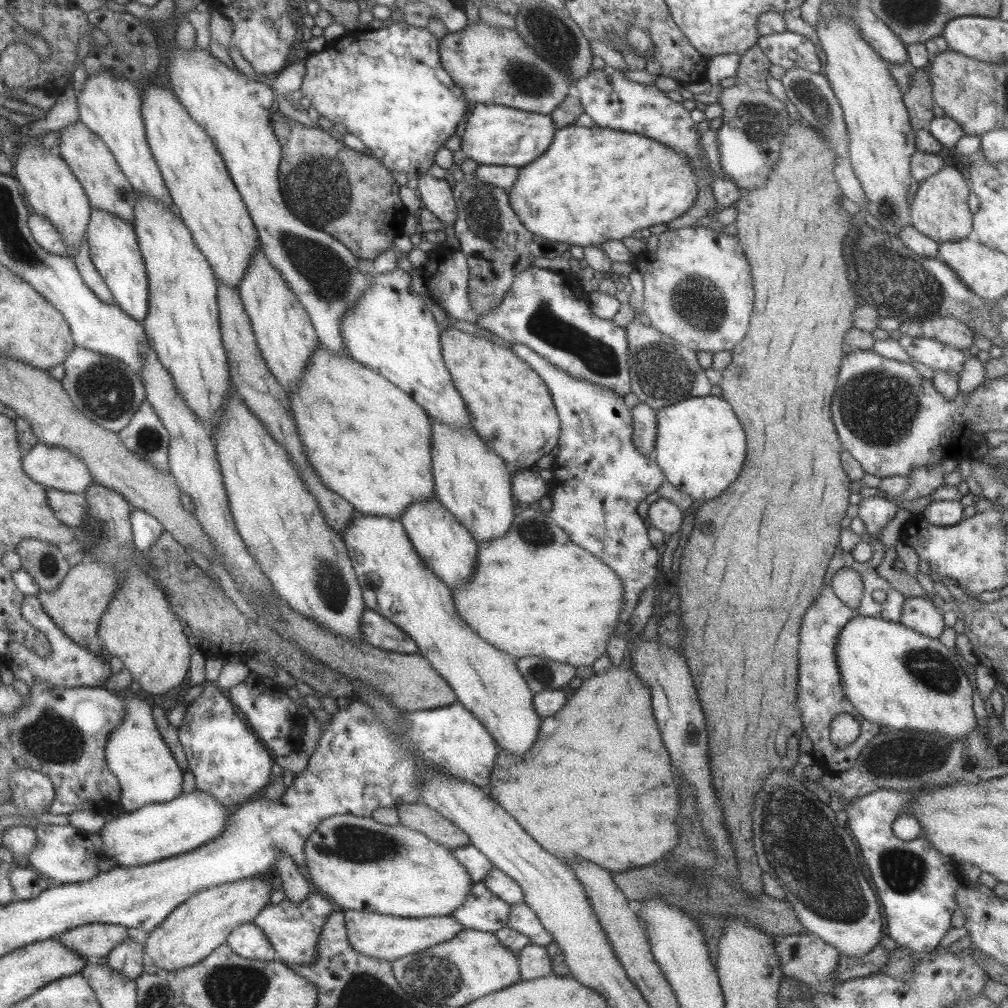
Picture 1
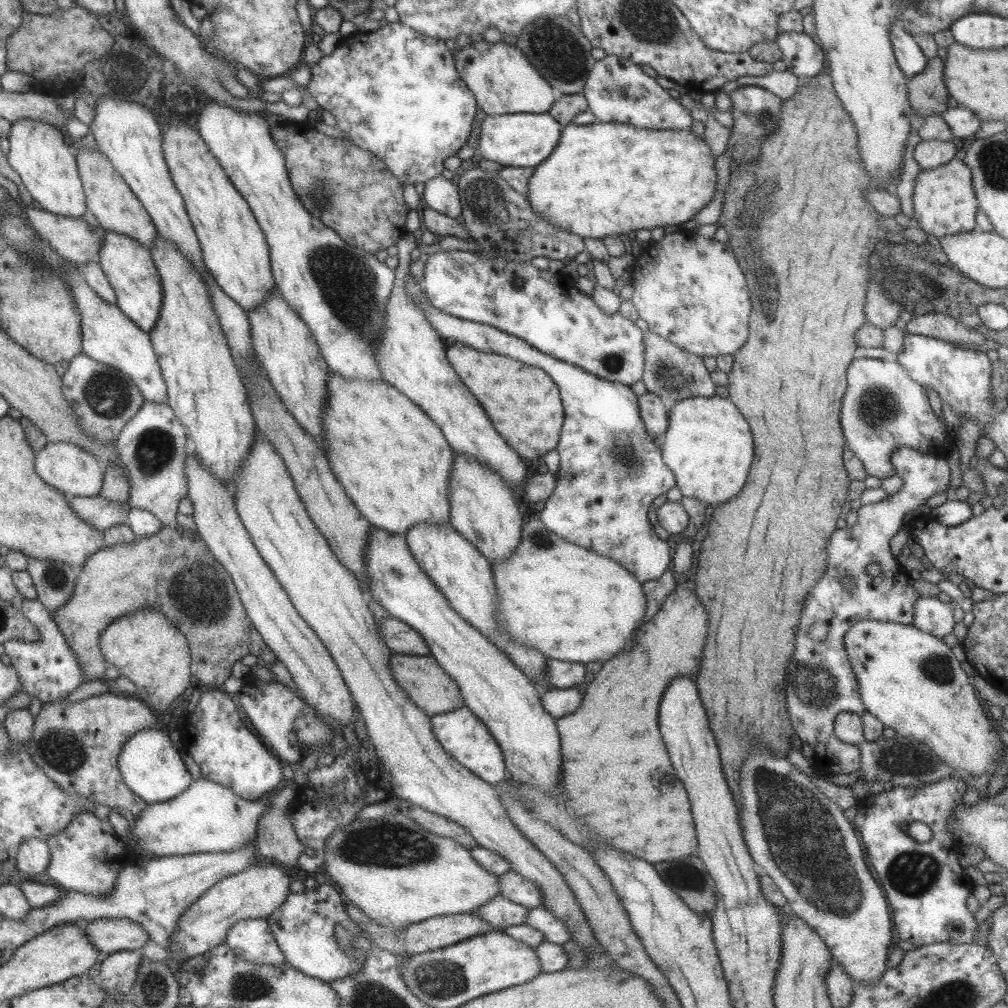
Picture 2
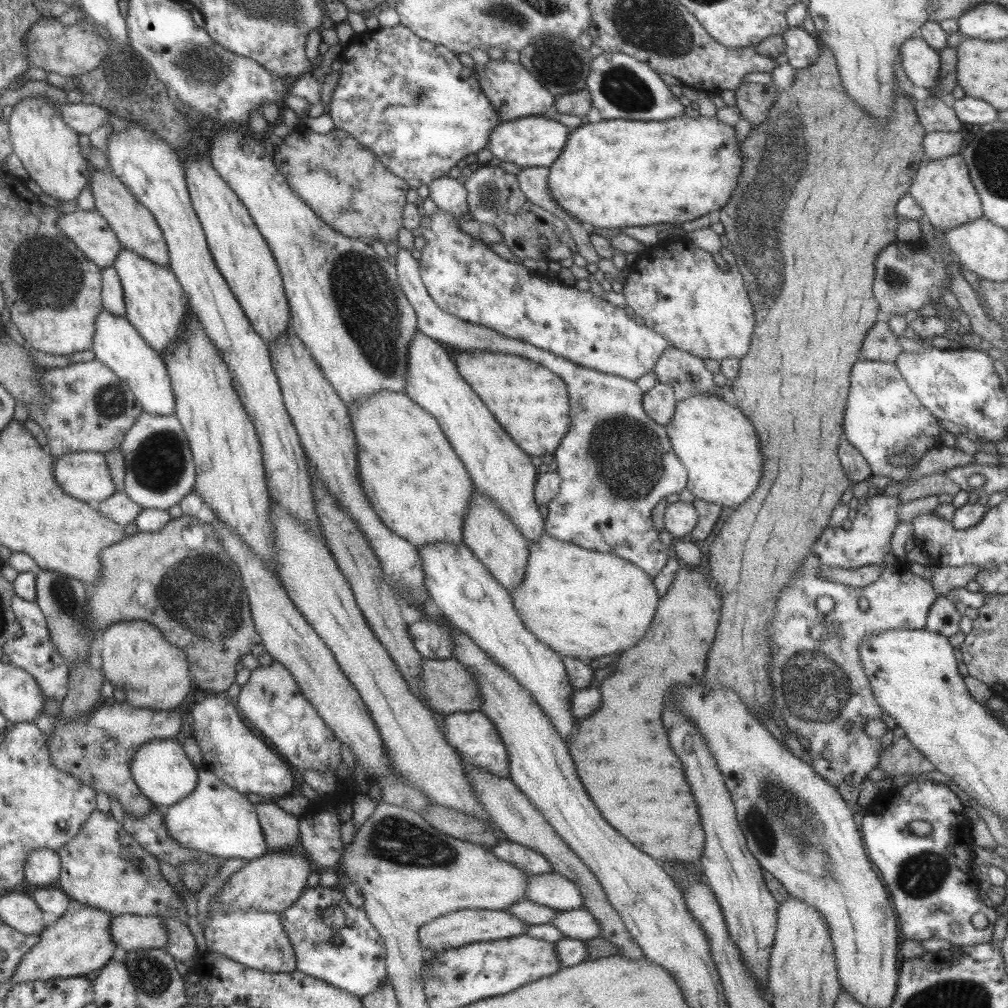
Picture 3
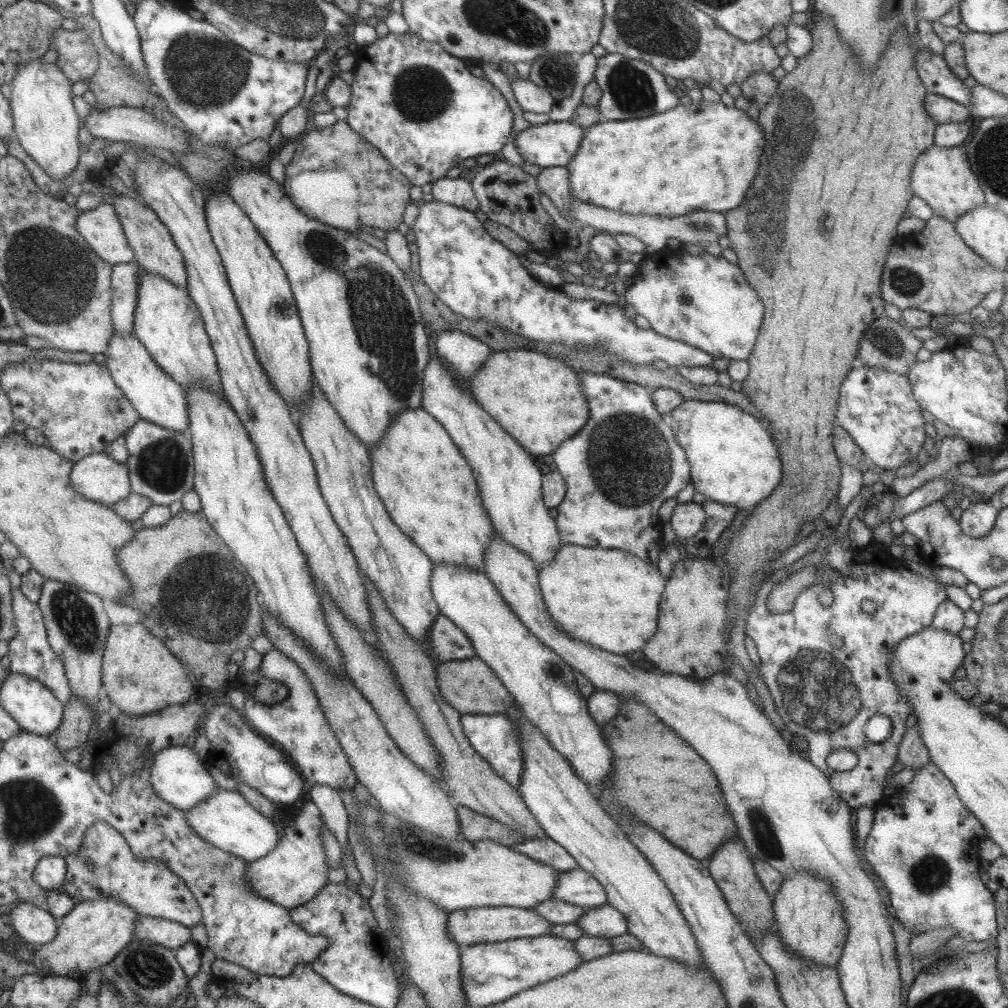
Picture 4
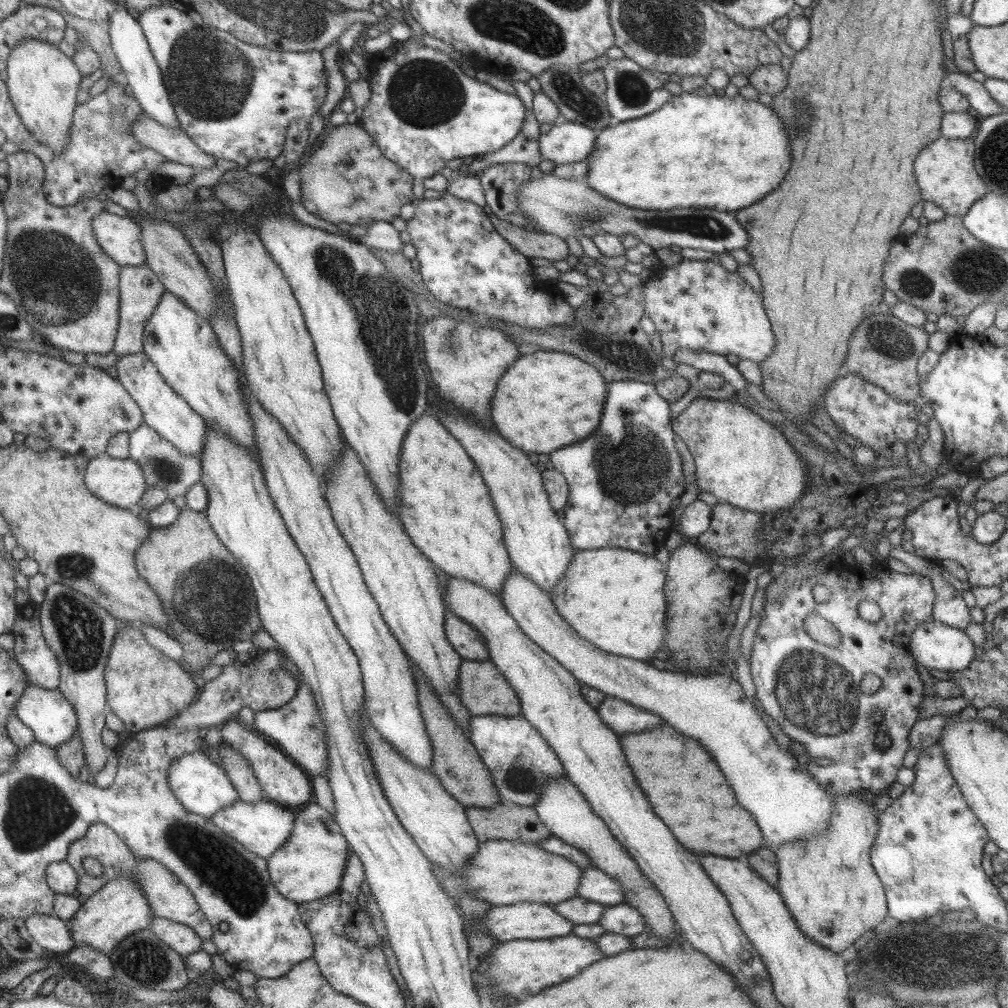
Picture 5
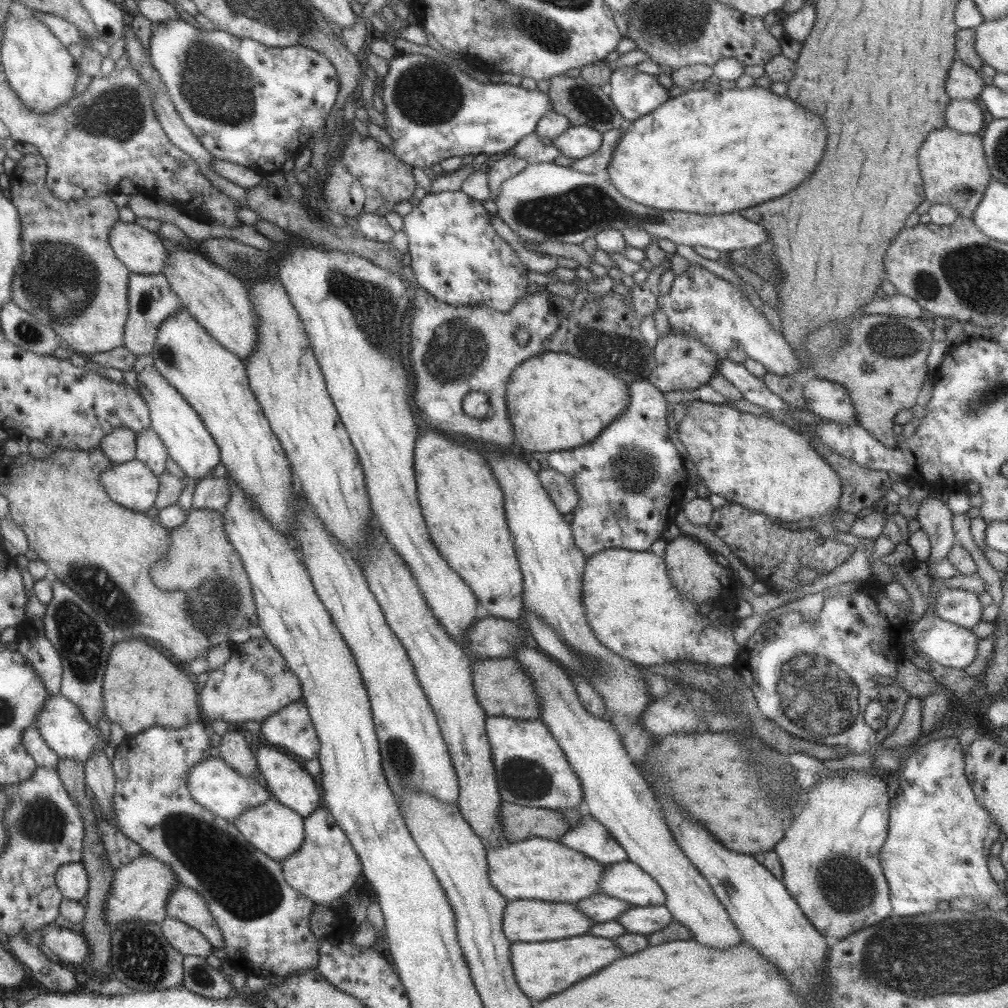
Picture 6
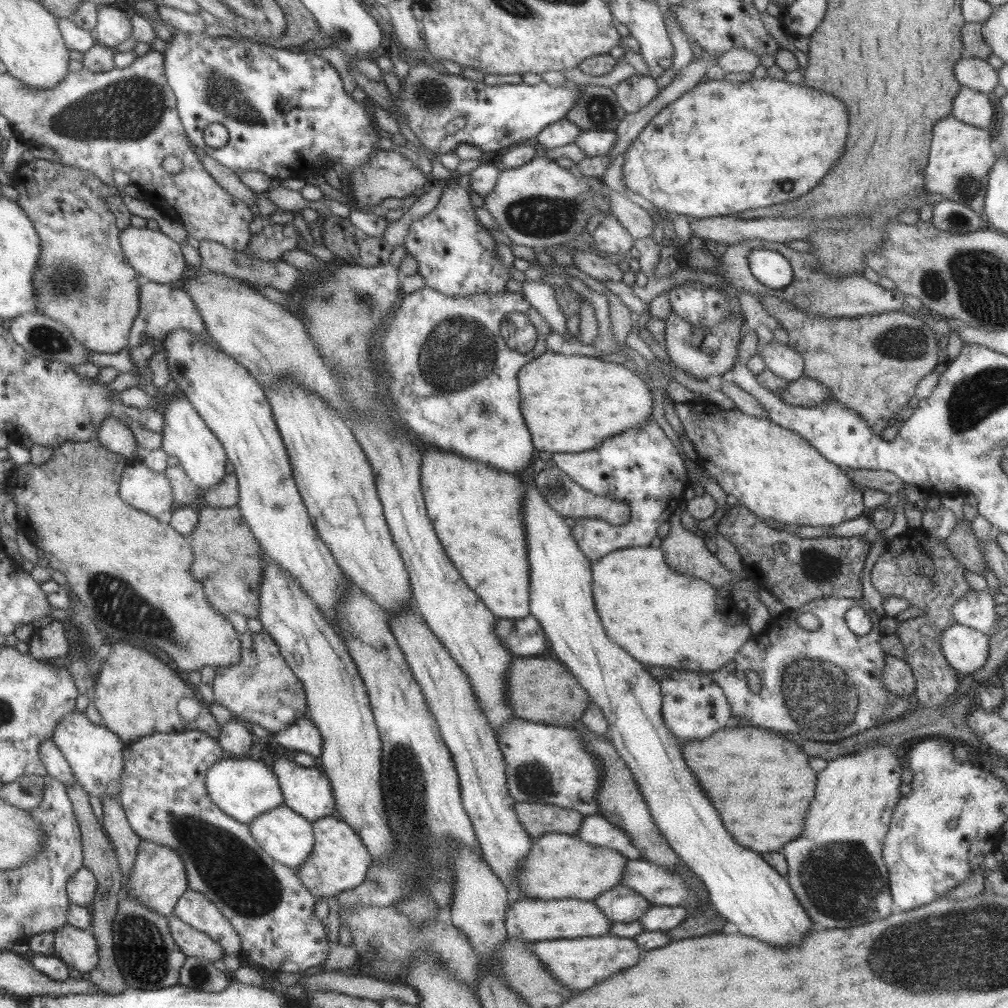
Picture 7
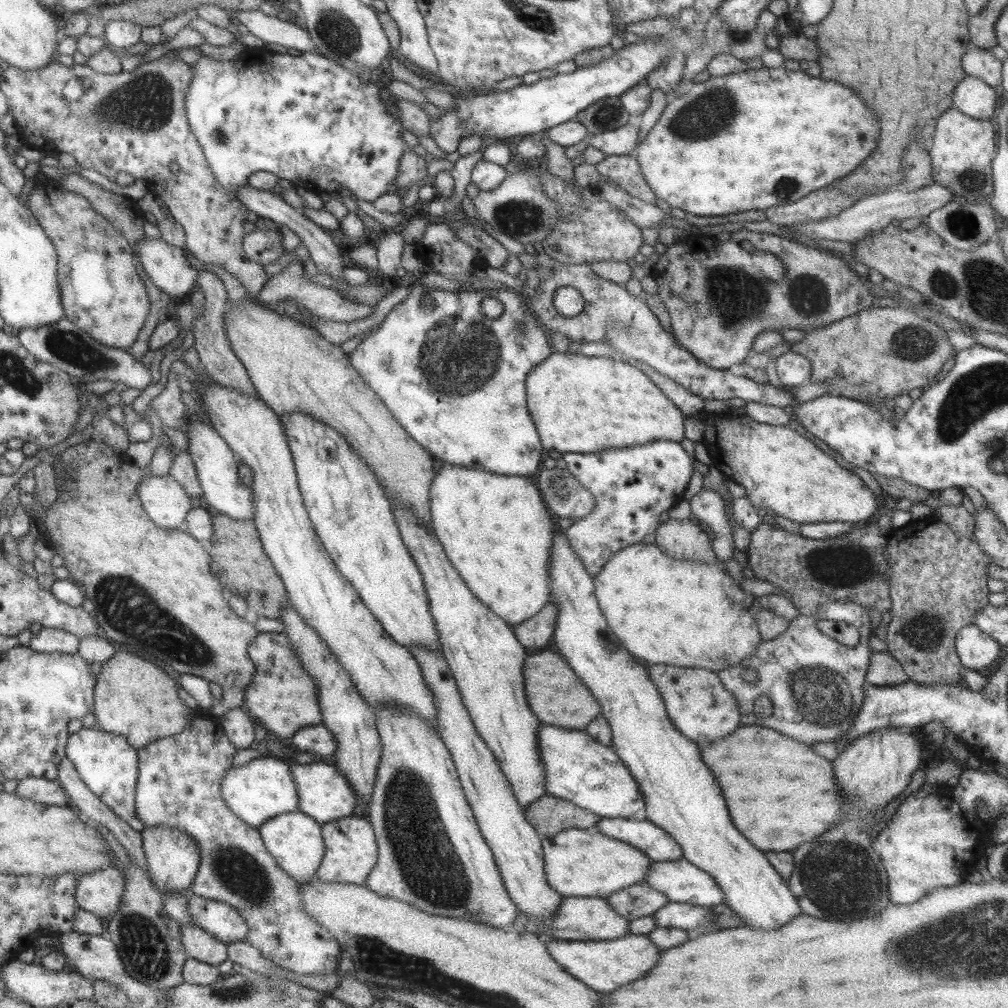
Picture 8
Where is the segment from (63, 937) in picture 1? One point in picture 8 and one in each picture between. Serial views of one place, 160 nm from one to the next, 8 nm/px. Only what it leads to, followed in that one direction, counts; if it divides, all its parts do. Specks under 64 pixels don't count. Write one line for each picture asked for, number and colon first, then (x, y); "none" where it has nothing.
2: (110, 935)
3: (129, 932)
4: (172, 935)
5: (179, 937)
6: (187, 941)
7: (192, 942)
8: (197, 944)

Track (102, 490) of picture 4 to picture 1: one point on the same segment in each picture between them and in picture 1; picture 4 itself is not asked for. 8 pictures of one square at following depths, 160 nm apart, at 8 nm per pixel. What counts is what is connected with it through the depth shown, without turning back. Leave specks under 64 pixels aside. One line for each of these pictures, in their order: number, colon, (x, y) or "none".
1: (54, 467)
2: (72, 471)
3: (83, 475)

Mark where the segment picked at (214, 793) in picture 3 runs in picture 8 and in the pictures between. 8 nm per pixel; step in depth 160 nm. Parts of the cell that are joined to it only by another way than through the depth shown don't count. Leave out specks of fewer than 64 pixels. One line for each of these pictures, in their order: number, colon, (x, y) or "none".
4: (225, 820)
5: (262, 827)
6: (275, 830)
7: (285, 836)
8: (294, 840)

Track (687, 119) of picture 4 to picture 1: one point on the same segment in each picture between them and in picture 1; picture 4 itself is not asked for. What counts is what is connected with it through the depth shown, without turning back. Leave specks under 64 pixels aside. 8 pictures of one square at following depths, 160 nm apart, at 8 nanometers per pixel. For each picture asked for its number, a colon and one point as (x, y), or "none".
1: (588, 186)
2: (603, 178)
3: (616, 173)

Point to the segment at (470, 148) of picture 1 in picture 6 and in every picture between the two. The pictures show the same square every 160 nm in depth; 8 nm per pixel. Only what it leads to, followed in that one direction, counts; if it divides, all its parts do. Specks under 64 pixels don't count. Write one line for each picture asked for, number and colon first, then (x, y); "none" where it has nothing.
2: (522, 139)
3: (536, 140)
4: (553, 143)
5: (565, 142)
6: (576, 141)

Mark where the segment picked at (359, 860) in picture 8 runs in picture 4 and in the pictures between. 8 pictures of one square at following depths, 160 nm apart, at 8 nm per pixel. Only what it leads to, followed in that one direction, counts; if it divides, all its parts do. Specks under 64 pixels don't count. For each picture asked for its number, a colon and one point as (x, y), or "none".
4: (292, 873)
5: (309, 865)
6: (324, 867)
7: (338, 861)

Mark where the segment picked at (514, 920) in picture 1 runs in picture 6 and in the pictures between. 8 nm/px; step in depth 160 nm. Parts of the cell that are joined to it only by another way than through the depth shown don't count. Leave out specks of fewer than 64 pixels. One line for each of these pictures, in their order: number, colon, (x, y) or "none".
2: (553, 930)
3: (577, 923)
4: (604, 921)
5: (616, 919)
6: (644, 920)

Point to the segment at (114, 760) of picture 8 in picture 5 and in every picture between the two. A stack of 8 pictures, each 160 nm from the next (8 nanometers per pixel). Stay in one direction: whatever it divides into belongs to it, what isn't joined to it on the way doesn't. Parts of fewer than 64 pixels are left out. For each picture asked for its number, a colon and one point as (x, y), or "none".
5: (50, 716)
6: (60, 723)
7: (94, 754)

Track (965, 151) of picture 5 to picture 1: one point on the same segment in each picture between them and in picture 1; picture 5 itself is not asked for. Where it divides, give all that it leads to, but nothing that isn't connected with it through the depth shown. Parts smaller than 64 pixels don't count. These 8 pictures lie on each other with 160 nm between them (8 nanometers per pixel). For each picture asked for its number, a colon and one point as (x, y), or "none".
1: (939, 210)
2: (943, 199)
3: (942, 188)
4: (942, 177)

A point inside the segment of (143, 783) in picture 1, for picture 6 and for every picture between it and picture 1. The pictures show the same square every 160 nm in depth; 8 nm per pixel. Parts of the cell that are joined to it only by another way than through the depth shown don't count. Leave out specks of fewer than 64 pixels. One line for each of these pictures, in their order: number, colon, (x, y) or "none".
2: (151, 767)
3: (159, 768)
4: (178, 777)
5: (201, 787)
6: (211, 783)

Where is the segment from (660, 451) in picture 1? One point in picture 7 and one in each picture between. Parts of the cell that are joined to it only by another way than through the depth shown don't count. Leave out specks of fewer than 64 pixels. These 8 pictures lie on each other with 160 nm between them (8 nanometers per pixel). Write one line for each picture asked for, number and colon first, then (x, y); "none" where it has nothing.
2: (707, 445)
3: (715, 443)
4: (732, 460)
5: (742, 460)
6: (757, 462)
7: (774, 473)

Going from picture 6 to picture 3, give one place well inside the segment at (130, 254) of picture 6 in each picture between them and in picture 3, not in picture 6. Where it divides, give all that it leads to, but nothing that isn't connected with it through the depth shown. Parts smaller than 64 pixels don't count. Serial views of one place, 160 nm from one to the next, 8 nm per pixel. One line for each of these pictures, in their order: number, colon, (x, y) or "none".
3: (86, 229)
4: (99, 227)
5: (118, 237)

